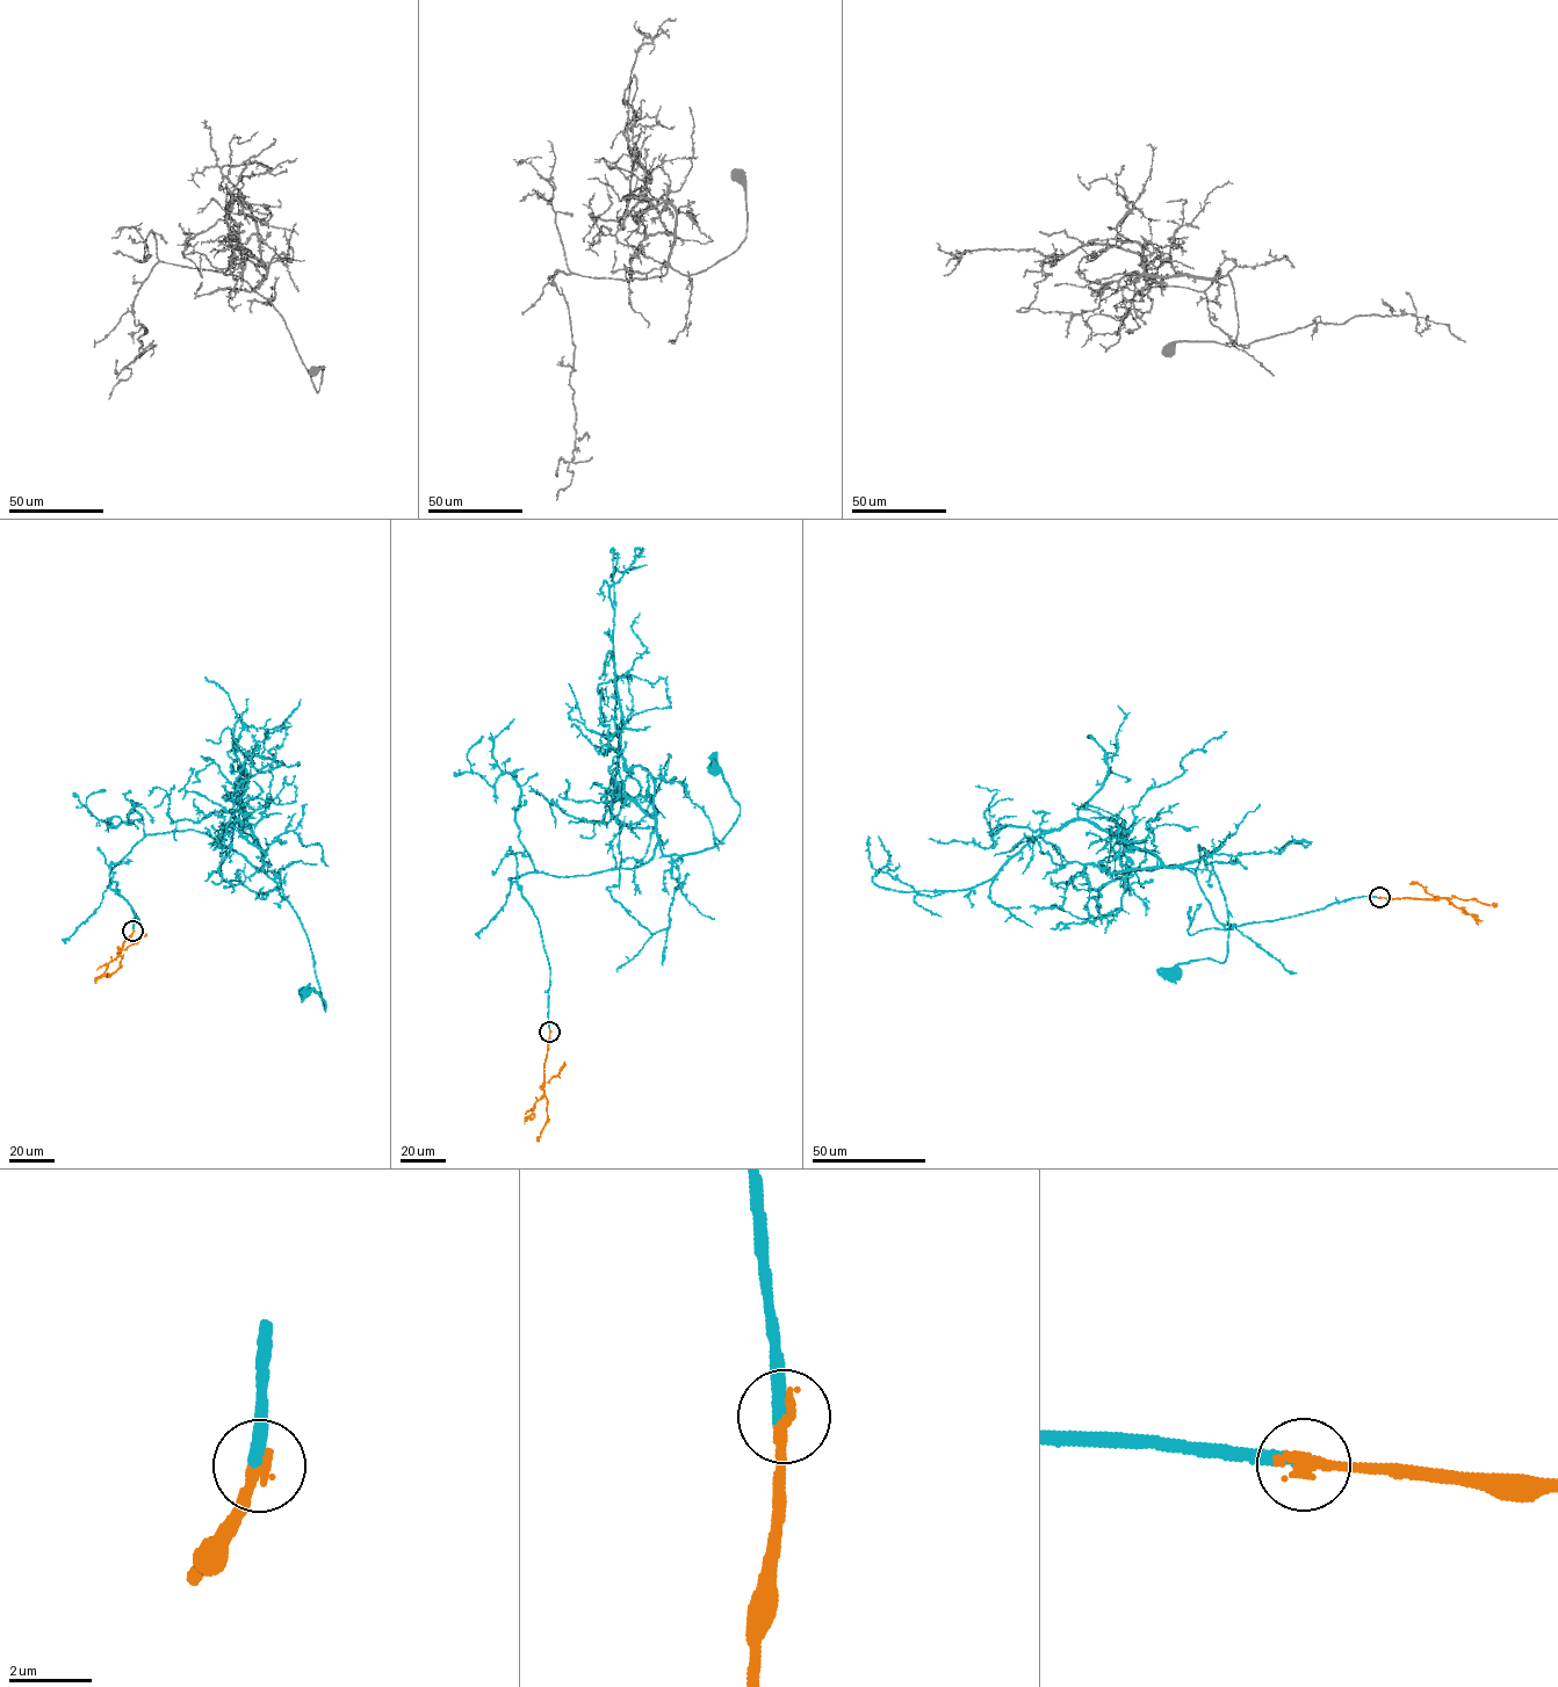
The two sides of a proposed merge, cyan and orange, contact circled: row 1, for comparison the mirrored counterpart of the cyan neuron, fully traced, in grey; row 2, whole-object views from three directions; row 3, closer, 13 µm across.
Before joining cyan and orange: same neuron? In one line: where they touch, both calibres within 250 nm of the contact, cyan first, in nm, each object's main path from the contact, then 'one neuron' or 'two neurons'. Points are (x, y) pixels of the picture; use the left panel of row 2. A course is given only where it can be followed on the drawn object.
(132, 931) | 320/320 nm | cyan via (134, 931), (110, 871), (148, 835), (204, 832), (282, 890), (325, 1011), (305, 991) | orange via (134, 931), (120, 950), (120, 967), (107, 976) | one neuron

